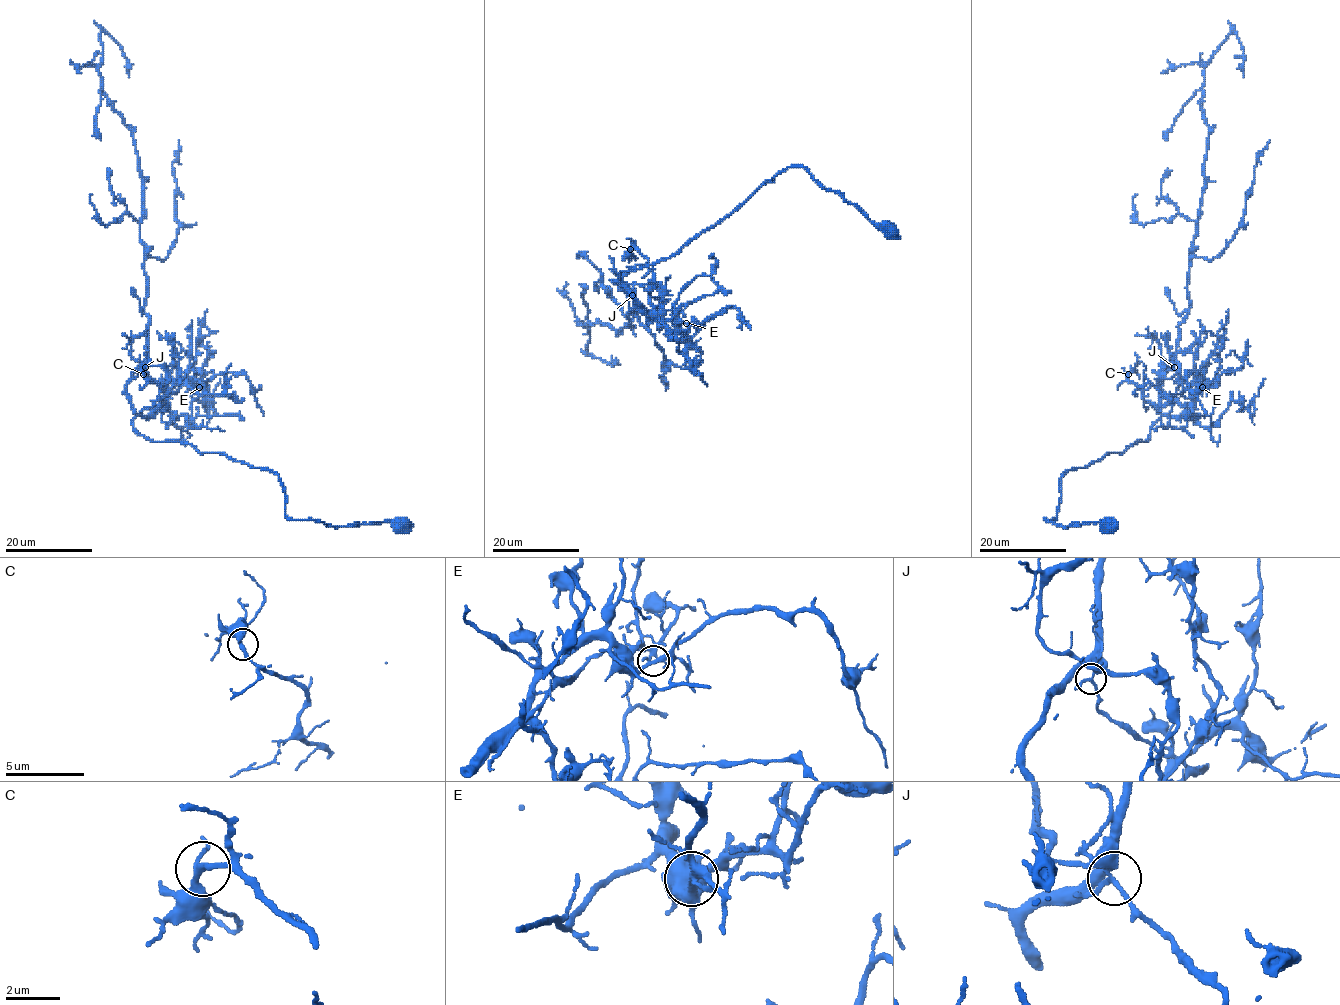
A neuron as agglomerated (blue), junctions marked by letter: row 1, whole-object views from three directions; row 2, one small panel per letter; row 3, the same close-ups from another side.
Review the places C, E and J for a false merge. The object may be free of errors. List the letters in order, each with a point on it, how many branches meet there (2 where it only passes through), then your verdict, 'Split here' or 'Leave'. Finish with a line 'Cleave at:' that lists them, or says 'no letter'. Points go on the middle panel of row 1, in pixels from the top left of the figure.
C: Place: (630, 249). Branches: 3. Leave
E: Place: (686, 323). Branches: 3. Leave
J: Place: (632, 295). Branches: 3. Split here
Cleave at: J

